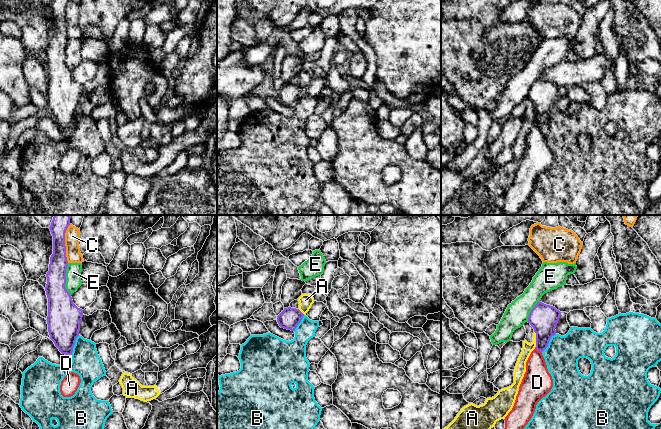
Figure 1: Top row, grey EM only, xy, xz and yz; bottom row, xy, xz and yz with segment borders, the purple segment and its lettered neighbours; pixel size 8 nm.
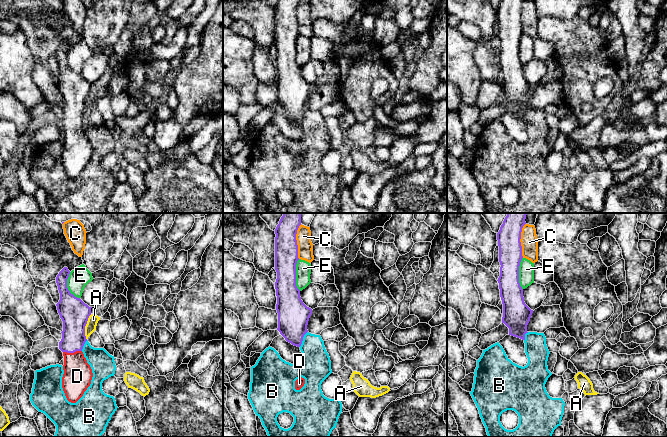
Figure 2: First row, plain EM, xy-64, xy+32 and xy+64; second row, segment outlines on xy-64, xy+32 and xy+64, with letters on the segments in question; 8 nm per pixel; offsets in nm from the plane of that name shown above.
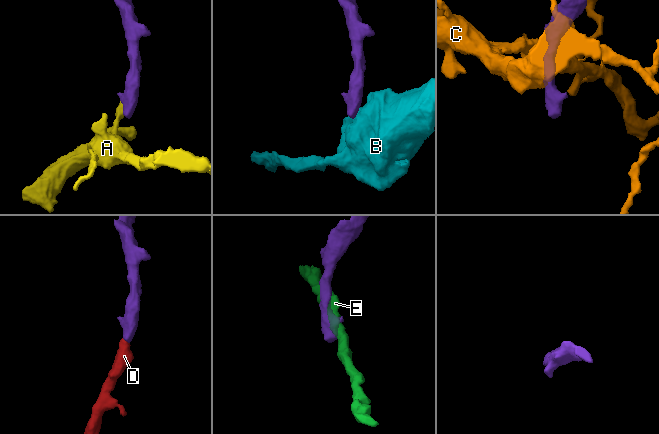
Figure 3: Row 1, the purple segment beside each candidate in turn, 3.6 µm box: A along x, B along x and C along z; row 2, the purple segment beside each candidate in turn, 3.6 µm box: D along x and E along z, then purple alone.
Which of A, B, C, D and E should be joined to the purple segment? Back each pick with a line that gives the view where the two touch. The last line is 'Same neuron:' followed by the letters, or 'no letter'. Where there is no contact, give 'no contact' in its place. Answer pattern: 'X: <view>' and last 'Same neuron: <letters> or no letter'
D: yz
Same neuron: D

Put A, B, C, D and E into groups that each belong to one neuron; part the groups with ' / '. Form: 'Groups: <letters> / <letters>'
Groups: A / B / C / D / E

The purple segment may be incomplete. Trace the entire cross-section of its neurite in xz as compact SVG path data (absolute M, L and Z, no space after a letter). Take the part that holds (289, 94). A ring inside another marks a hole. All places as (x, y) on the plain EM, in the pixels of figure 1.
M288 83L277 92L277 98L281 104L295 107L303 92L299 85Z

